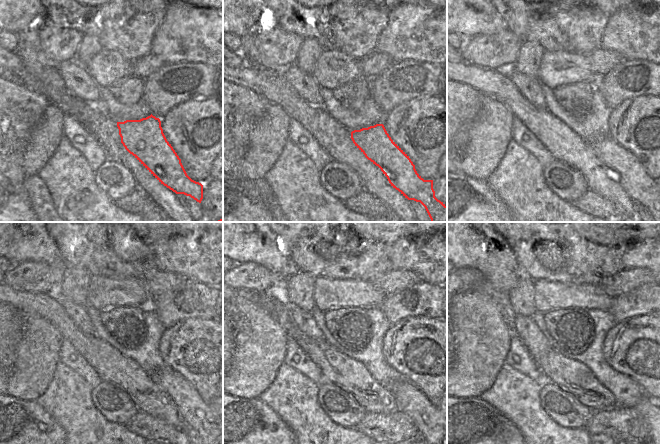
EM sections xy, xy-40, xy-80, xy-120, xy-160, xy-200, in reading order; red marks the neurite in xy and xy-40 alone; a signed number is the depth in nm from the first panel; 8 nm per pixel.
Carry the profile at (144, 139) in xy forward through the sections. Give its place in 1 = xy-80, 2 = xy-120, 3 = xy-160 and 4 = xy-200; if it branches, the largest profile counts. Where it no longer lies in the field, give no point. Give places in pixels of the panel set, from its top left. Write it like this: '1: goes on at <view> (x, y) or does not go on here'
1: goes on at xy-80 (629, 172)
2: goes on at xy-120 (194, 413)
3: goes on at xy-160 (410, 400)
4: goes on at xy-200 (650, 410)

